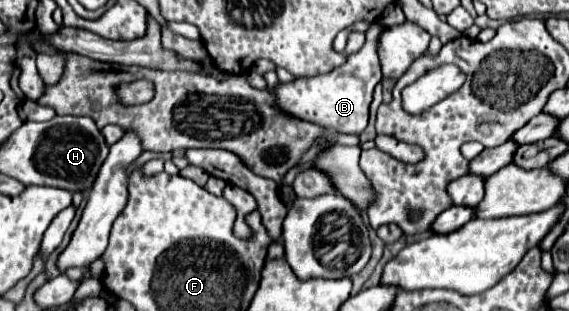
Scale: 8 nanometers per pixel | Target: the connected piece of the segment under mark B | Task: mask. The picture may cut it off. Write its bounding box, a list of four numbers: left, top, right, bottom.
[272,23,383,134]

